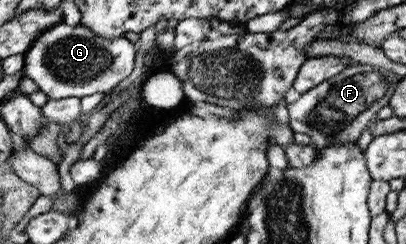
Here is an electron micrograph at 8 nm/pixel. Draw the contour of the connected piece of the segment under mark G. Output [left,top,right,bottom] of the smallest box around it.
[23,21,137,99]

